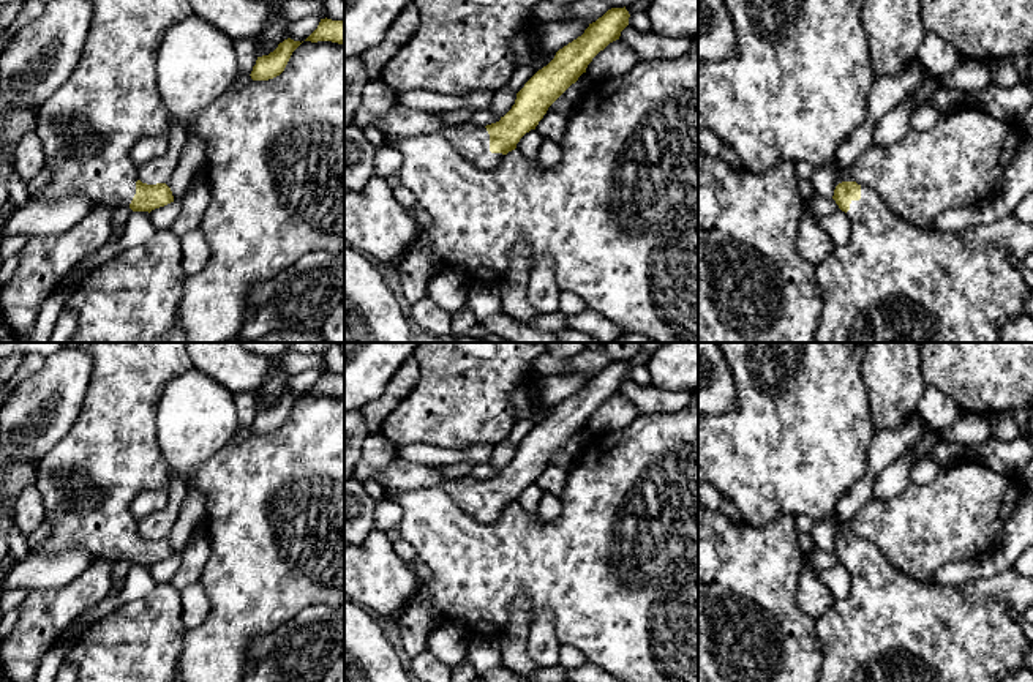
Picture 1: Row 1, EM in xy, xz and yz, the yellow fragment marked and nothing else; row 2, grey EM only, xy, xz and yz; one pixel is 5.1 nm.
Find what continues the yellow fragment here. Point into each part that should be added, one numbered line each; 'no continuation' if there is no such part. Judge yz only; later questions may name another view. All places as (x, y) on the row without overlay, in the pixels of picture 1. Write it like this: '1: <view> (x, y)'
1: yz (891, 629)

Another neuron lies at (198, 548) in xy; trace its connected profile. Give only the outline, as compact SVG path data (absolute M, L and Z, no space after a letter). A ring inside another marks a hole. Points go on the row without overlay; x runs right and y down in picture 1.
M207 529L193 532L183 553L182 564L171 584L177 590L183 590L196 583L201 583L201 575L204 571L205 562L210 557L210 541L207 537Z

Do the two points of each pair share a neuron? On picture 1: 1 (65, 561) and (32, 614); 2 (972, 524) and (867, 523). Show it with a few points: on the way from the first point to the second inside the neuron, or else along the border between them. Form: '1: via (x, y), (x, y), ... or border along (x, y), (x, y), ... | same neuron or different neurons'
1: border along (82, 572), (62, 586), (37, 588), (29, 592) | different neurons
2: via (946, 524), (893, 524) | same neuron

